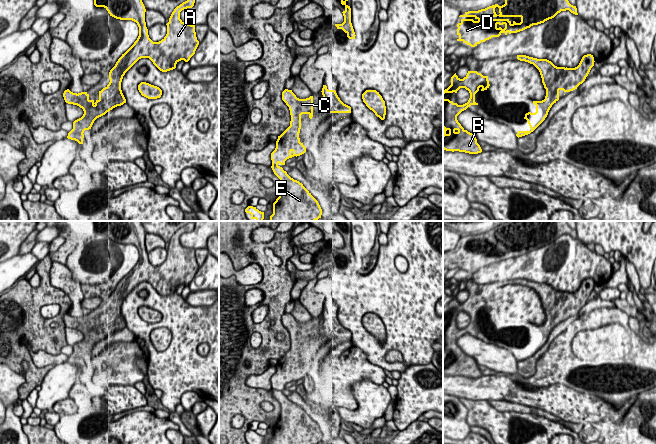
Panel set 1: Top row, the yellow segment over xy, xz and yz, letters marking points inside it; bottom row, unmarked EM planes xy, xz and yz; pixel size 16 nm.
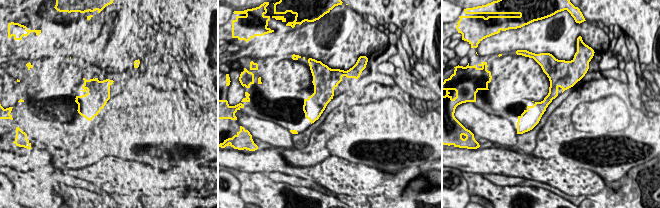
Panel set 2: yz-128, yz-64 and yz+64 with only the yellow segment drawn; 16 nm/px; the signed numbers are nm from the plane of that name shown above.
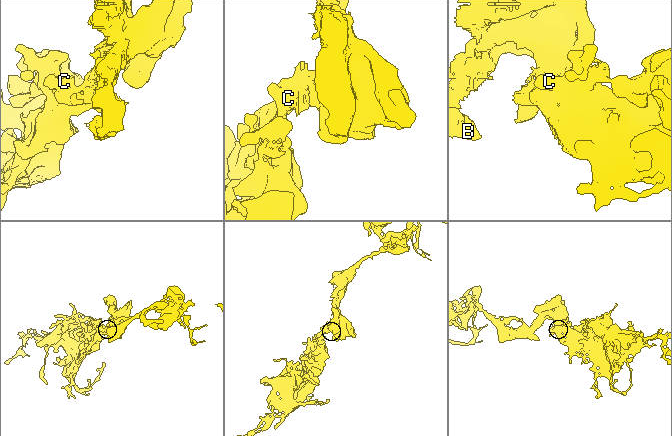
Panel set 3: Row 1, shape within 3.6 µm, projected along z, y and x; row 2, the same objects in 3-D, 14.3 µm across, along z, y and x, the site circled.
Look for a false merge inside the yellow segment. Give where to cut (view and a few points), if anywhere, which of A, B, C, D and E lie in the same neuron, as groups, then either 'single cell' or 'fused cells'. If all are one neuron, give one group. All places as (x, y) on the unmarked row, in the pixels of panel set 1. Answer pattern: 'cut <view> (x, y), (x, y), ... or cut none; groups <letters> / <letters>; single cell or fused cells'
cut none; groups A B C D E; single cell

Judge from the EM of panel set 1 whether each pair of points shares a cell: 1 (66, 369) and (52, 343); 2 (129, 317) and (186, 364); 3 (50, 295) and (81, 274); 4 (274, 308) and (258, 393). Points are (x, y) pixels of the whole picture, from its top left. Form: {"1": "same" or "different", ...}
{"1": "different", "2": "same", "3": "different", "4": "same"}

